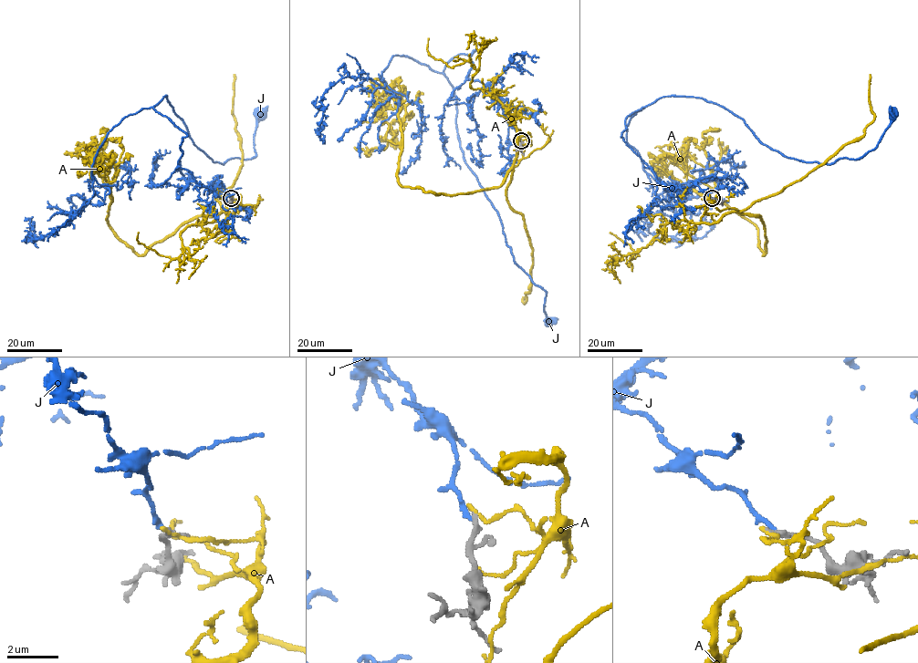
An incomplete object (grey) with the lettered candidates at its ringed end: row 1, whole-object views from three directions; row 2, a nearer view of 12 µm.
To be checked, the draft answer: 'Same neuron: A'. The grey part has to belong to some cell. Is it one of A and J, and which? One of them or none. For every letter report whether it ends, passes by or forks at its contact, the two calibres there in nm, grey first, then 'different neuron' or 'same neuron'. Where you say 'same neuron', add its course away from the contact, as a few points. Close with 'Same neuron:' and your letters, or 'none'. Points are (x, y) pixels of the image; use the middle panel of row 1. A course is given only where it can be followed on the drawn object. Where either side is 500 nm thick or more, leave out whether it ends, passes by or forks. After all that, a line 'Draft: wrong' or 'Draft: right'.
A: it ends; calibres 200 and 150 nm; different neuron
J: it ends; calibres 220 and 180 nm; same neuron; course (521, 140), (468, 77), (478, 50), (453, 56), (443, 72), (464, 160), (514, 260), (546, 293), (548, 320)
Same neuron: J
Draft: wrong

